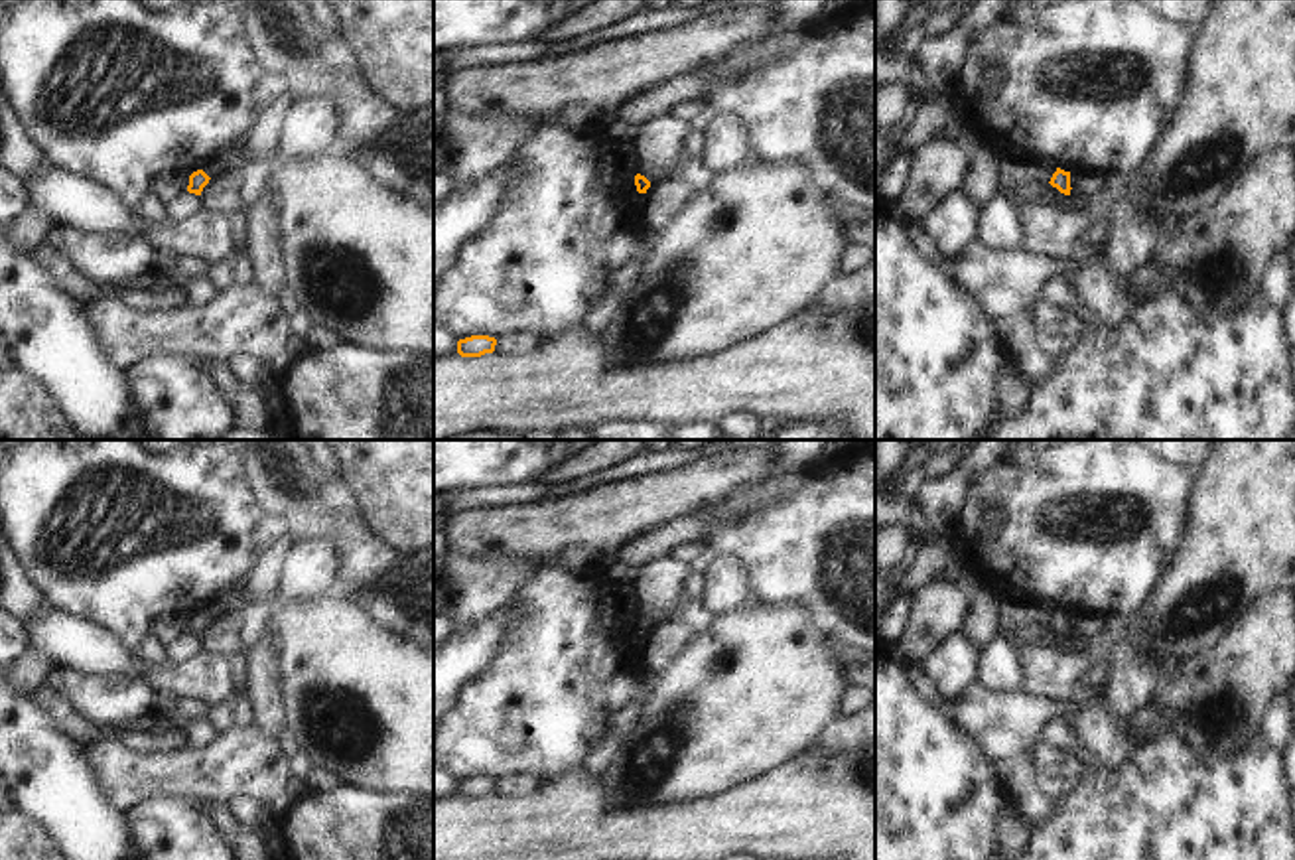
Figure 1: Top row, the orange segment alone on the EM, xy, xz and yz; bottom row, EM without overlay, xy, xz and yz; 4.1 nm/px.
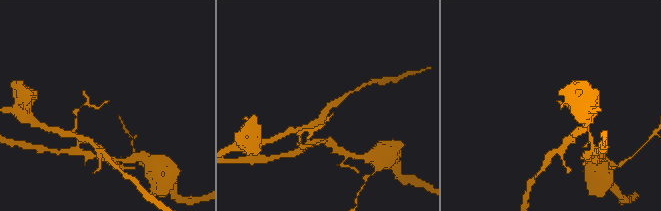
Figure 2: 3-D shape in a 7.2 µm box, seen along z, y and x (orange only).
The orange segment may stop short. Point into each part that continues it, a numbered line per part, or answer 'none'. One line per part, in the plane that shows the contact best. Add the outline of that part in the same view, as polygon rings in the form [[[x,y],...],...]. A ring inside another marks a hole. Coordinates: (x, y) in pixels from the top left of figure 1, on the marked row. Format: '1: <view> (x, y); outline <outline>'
none

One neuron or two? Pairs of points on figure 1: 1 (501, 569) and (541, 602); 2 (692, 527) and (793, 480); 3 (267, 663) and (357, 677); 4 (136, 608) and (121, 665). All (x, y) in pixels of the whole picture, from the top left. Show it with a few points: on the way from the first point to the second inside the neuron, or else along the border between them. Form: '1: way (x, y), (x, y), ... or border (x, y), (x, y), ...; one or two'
1: border (564, 567), (552, 561), (543, 563), (505, 606); two
2: way (718, 519), (753, 496), (767, 492); one
3: border (265, 628), (272, 636), (280, 707), (284, 711); two
4: border (85, 622), (105, 628), (133, 653); two

